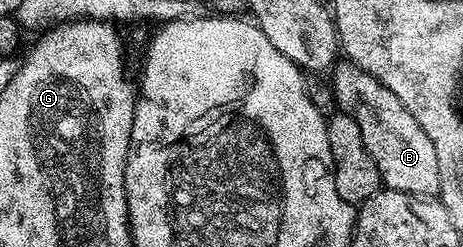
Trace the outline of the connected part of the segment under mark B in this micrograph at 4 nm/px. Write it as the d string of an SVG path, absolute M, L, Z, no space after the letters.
M349 61L335 62L332 68L332 90L337 110L352 117L360 125L360 137L364 137L364 149L376 161L376 169L382 178L383 188L400 193L438 195L440 165L436 165L436 149L428 141L428 133L416 125L416 117L400 105L400 97L392 93L376 77L364 73Z

